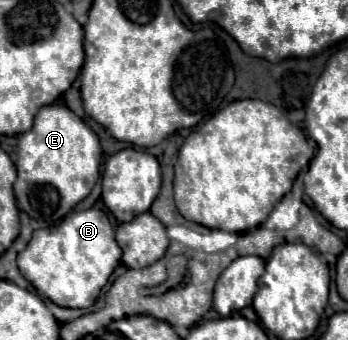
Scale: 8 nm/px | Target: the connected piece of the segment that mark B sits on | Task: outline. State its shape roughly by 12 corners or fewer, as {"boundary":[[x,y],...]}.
{"boundary":[[102,209],[34,231],[20,273],[52,303],[94,305],[122,249]]}

